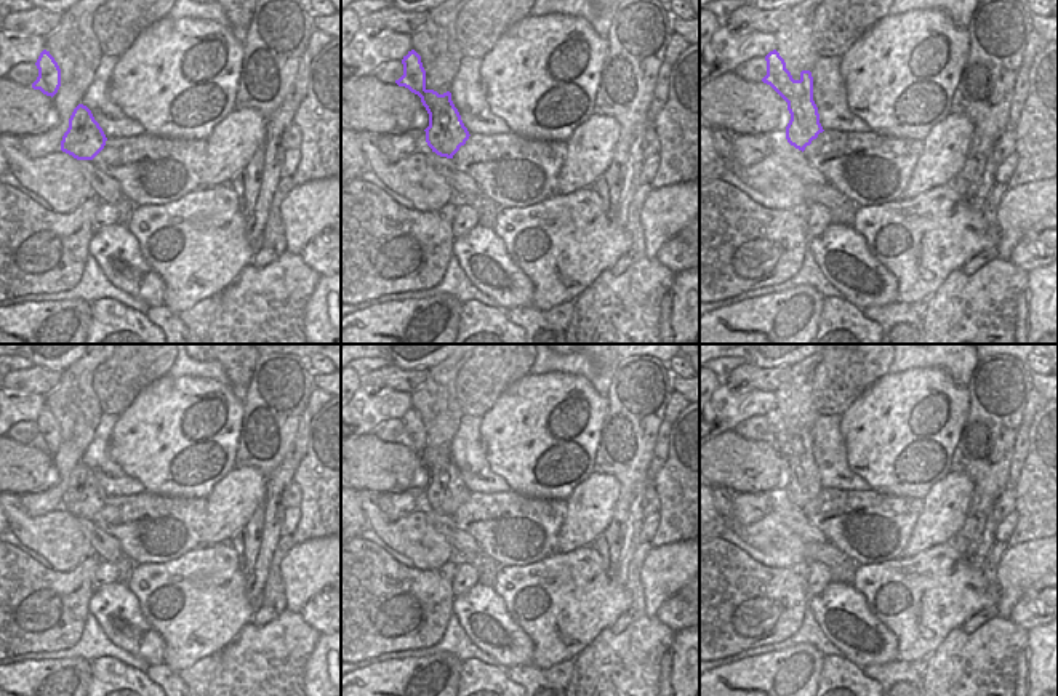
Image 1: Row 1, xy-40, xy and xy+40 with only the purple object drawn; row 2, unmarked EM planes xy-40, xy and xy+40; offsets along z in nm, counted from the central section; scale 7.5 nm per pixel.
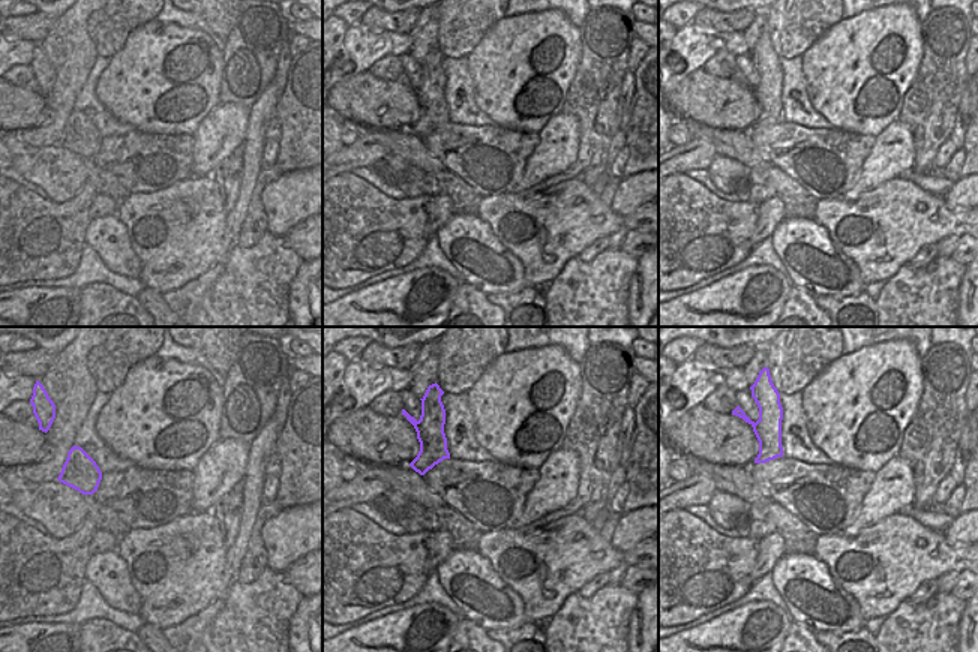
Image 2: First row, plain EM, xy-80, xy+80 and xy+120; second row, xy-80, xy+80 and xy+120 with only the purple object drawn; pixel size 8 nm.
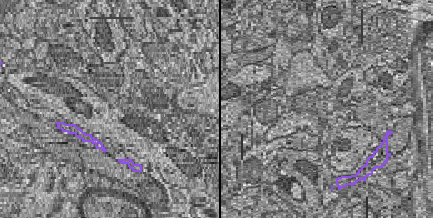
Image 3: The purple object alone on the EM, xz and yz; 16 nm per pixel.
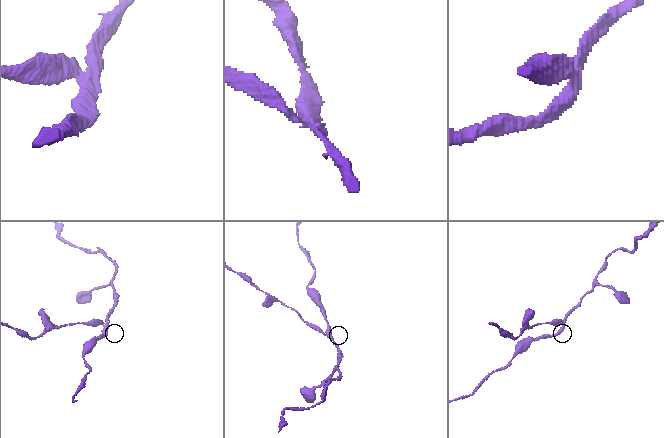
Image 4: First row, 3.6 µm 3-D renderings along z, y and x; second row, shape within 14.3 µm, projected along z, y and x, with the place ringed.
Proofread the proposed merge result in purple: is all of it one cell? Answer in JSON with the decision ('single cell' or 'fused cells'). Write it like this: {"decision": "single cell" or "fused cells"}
{"decision": "fused cells"}

